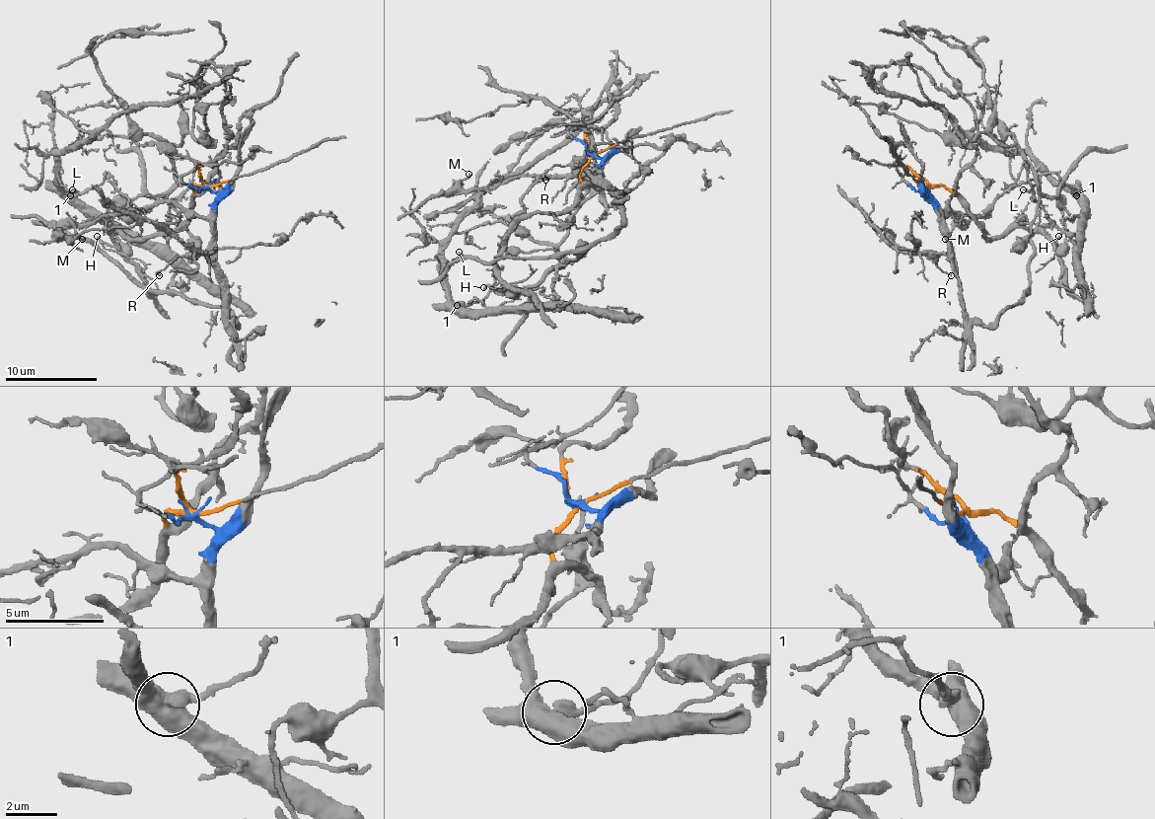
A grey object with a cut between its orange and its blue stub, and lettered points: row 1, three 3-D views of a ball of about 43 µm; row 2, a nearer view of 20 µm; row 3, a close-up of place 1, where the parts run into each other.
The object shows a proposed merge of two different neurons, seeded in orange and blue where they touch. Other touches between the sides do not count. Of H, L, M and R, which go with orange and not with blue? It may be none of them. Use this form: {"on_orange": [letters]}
{"on_orange": ["H", "L"]}

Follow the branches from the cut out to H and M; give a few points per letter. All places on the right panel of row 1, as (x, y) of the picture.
H: (928, 183), (947, 187), (978, 222), (985, 238), (997, 238), (1018, 226), (1041, 231), (1054, 245), (1059, 236)
M: (928, 186), (930, 203), (944, 217), (947, 201), (947, 208), (958, 217), (961, 224), (954, 226), (944, 238)

